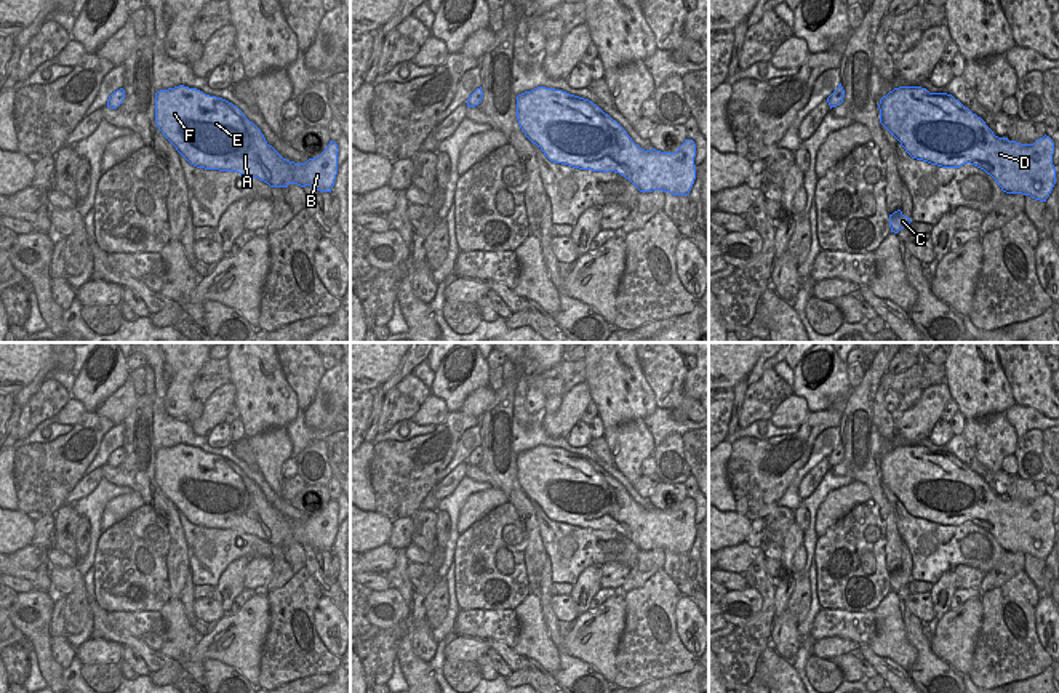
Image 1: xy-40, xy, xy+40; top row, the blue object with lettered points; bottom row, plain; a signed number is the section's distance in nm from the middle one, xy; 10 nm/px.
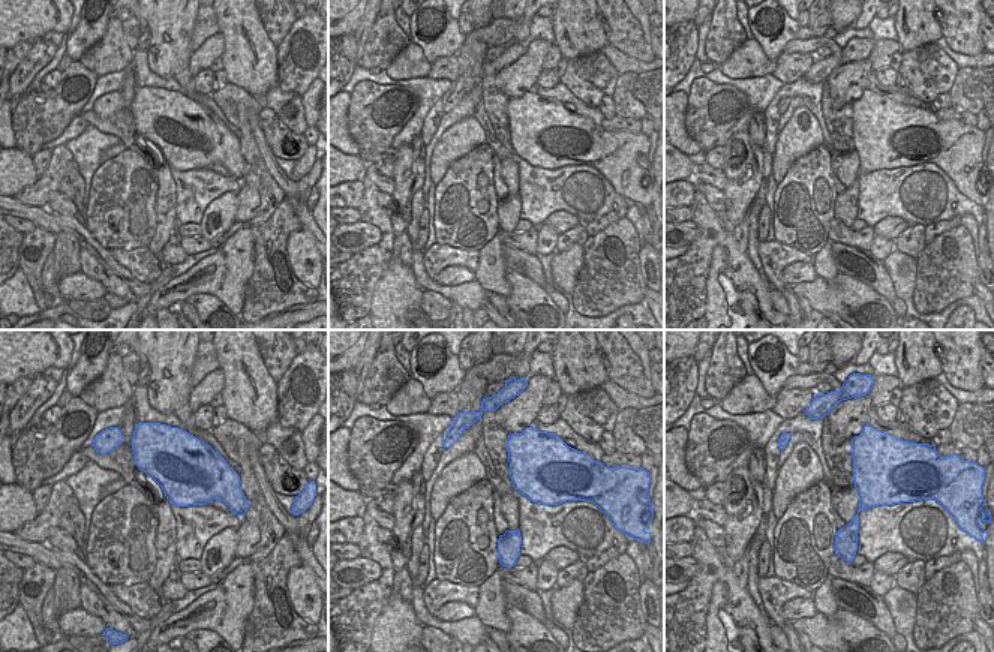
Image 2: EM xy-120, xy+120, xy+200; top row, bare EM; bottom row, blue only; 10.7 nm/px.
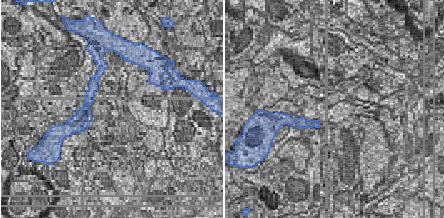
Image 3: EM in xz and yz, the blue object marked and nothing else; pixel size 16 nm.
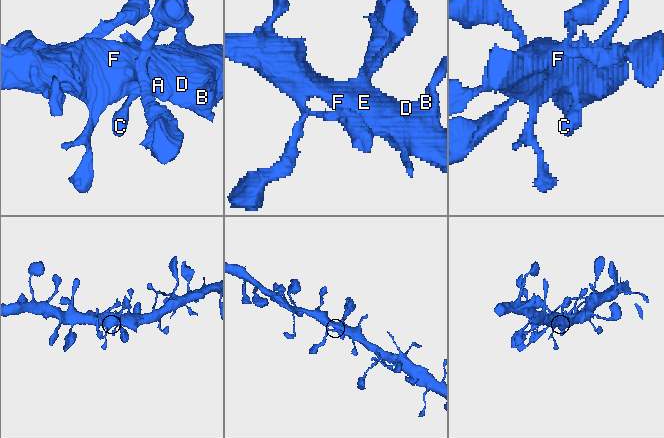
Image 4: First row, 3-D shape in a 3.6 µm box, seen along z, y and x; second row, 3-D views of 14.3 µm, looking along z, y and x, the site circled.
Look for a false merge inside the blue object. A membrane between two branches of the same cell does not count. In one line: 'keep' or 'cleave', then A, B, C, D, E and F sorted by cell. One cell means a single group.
keep; A B C D E F

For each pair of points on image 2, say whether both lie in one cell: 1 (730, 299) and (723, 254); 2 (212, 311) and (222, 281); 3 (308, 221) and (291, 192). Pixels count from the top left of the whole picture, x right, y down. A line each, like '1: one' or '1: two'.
1: one
2: two
3: one

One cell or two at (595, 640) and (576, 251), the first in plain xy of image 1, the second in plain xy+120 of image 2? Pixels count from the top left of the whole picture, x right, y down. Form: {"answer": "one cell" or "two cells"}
{"answer": "one cell"}

